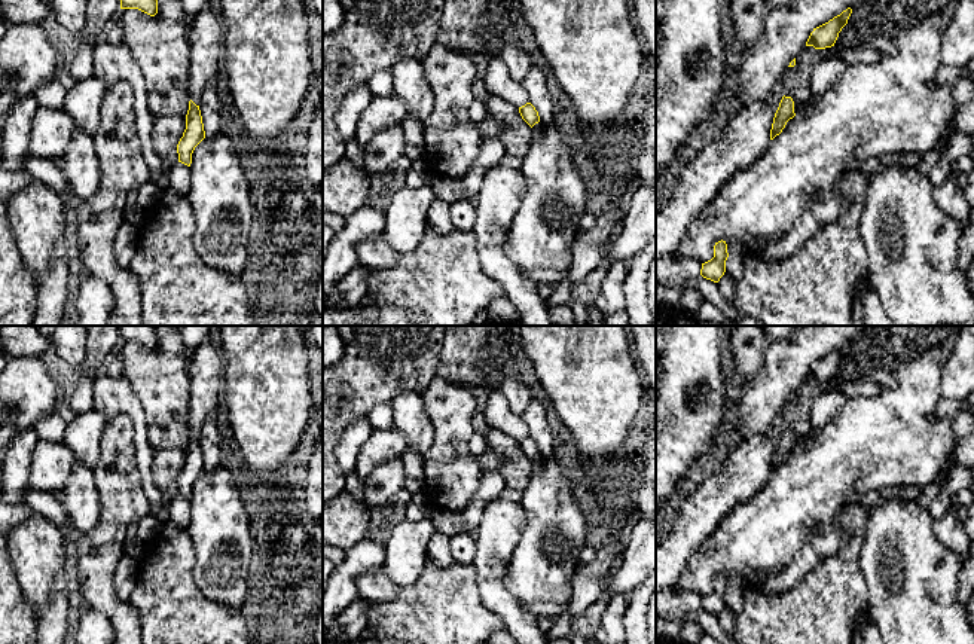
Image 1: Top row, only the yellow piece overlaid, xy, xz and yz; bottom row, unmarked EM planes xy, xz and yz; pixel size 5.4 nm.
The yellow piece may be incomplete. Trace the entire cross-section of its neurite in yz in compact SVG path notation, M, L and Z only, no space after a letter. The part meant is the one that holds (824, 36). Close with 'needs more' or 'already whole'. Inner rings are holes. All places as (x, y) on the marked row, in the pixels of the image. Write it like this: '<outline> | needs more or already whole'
M848 7L840 15L834 16L828 22L813 28L810 33L806 46L813 46L815 49L825 49L834 46L839 33L848 24L848 19L852 13L852 9Z | already whole

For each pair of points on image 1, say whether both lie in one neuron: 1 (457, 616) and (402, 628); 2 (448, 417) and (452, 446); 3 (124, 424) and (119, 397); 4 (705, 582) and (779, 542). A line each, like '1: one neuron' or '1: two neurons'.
1: one neuron
2: one neuron
3: two neurons
4: one neuron

